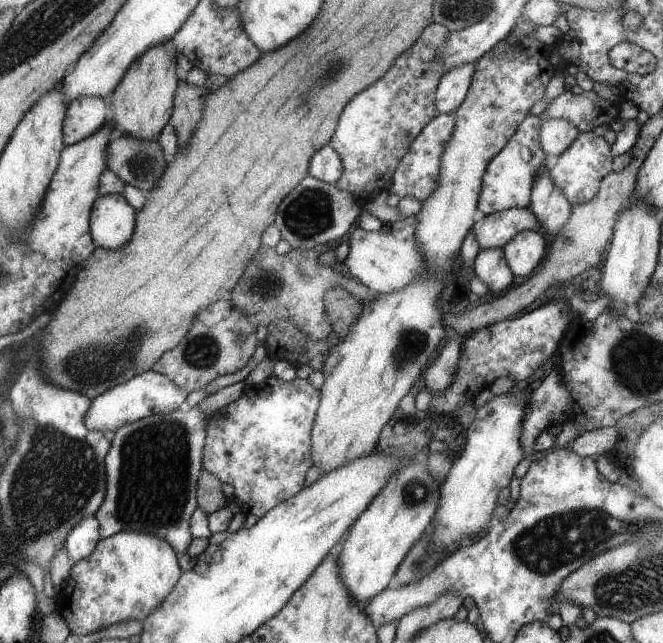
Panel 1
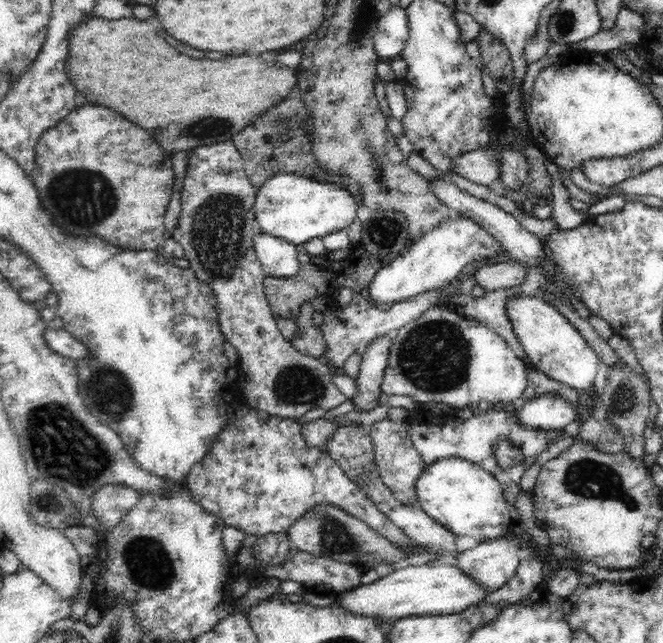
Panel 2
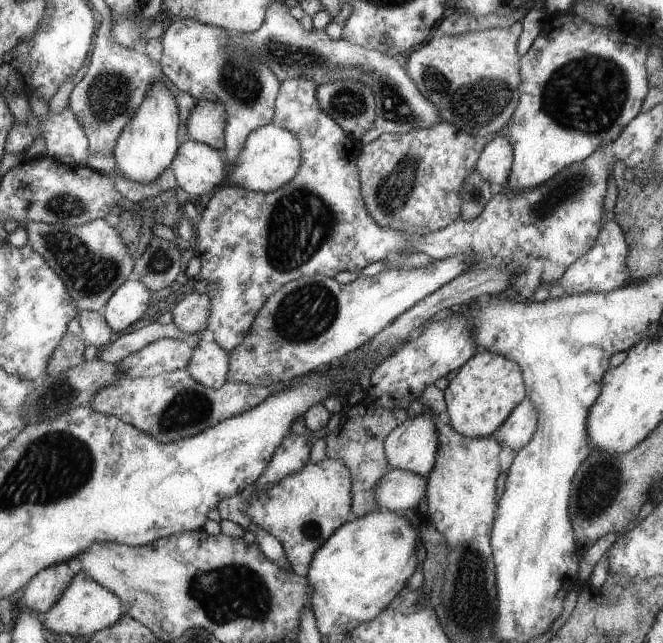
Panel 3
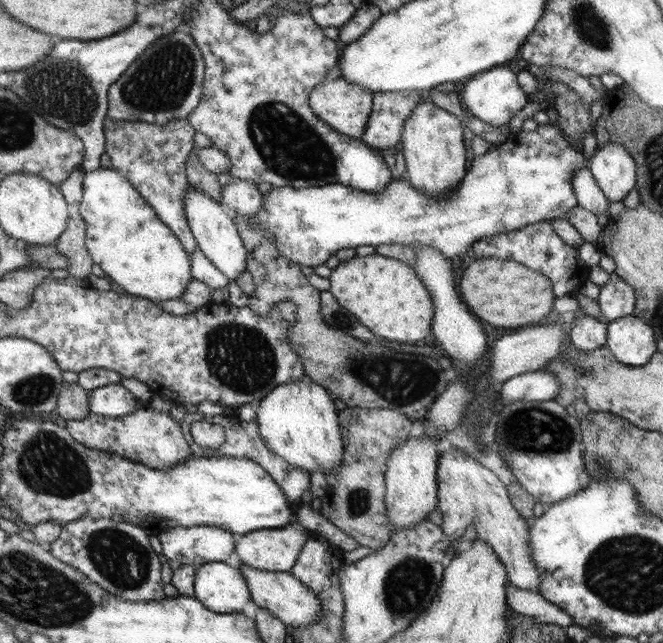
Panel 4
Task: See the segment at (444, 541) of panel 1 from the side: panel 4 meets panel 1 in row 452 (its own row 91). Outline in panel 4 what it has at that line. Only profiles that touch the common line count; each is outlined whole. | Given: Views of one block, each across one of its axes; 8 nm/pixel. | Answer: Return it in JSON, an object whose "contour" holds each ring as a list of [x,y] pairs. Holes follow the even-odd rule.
{"contour":[[[499,65],[477,75],[474,80],[470,80],[470,84],[466,84],[462,88],[462,94],[459,94],[464,108],[470,112],[470,115],[492,126],[492,128],[508,125],[510,118],[528,104],[528,96],[520,88],[521,84],[516,82],[516,75],[510,70],[510,66],[506,65]]]}

